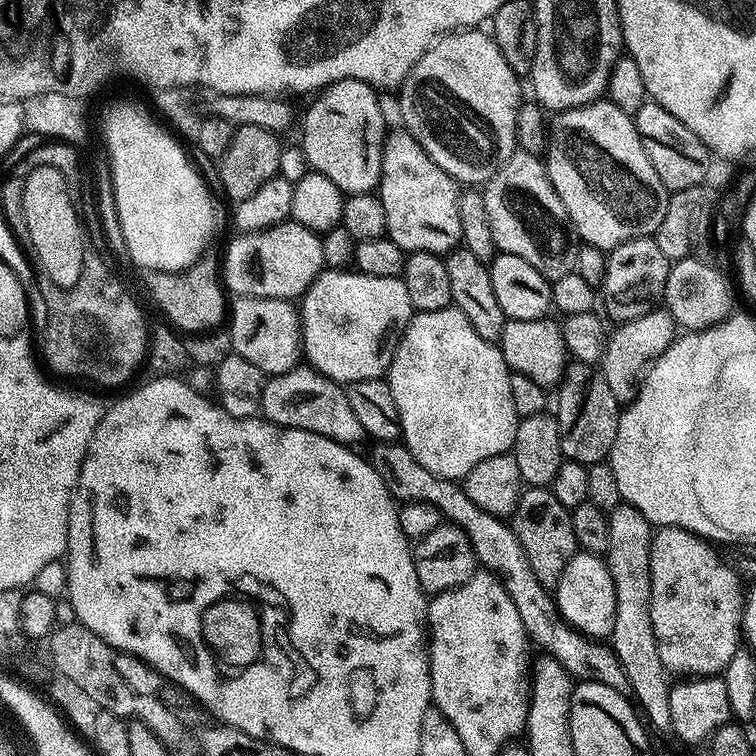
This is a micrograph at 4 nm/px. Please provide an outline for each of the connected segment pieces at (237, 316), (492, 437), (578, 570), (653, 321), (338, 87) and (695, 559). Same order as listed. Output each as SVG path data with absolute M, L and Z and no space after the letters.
M236 296L233 301L230 304L230 323L226 328L232 335L233 353L246 358L246 362L254 362L254 366L258 366L258 370L268 376L277 376L297 367L302 356L300 313L297 305L291 300L257 296Z
M455 306L415 313L392 354L386 379L398 409L403 445L418 464L436 476L460 480L486 458L509 453L520 421L511 397L511 373L499 345L482 338Z
M577 551L576 555L570 558L566 570L562 570L560 581L554 590L554 599L564 623L580 635L596 642L611 637L612 627L616 621L614 582L610 578L607 563L601 557Z
M657 306L642 314L642 318L627 320L625 324L616 324L613 329L613 332L611 329L607 333L604 341L604 354L598 361L598 372L606 378L614 398L627 402L635 396L648 365L657 360L676 341L678 325L667 308Z
M339 80L329 84L316 98L304 116L302 147L309 169L326 174L345 194L373 191L380 182L386 135L377 89L361 80Z
M663 526L657 527L655 529L652 545L650 546L650 622L654 626L654 638L658 642L658 658L662 658L662 662L664 663L665 668L668 669L669 673L676 674L676 672L684 672L680 674L687 674L692 678L699 678L701 676L714 676L720 673L723 673L724 667L728 665L730 662L730 658L734 658L734 654L736 653L736 649L741 647L742 644L742 625L744 623L744 598L746 595L745 585L742 583L741 577L736 575L736 572L733 571L732 568L727 568L724 565L721 557L707 545L708 542L701 539L701 537L697 536L694 532L688 532L685 528L666 528Z

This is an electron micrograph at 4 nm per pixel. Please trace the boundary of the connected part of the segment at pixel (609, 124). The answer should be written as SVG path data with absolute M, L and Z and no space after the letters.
M601 98L555 113L542 159L566 214L570 214L572 227L584 244L611 250L627 240L652 236L662 226L670 193L638 138L635 119L618 110L611 100Z

